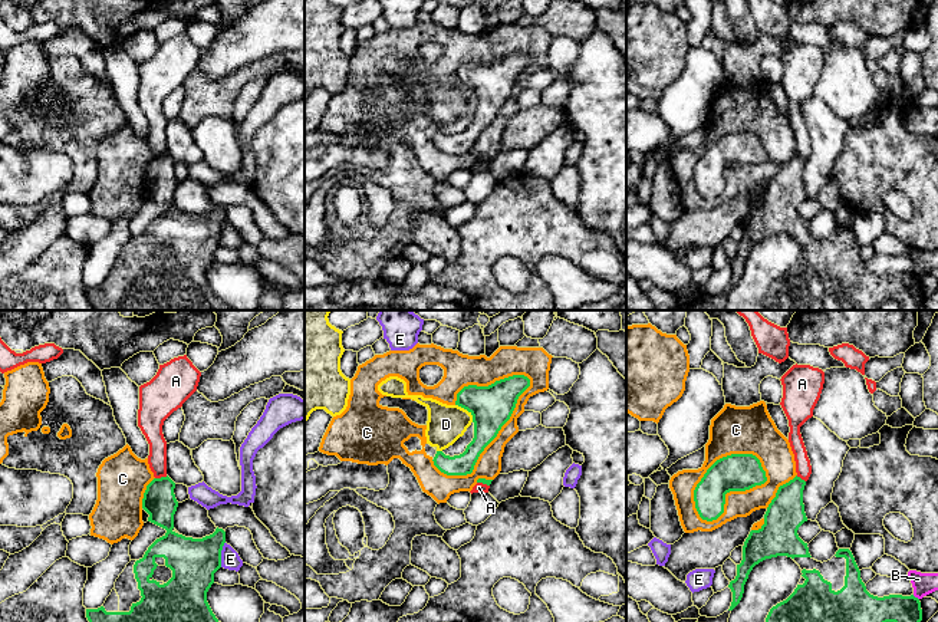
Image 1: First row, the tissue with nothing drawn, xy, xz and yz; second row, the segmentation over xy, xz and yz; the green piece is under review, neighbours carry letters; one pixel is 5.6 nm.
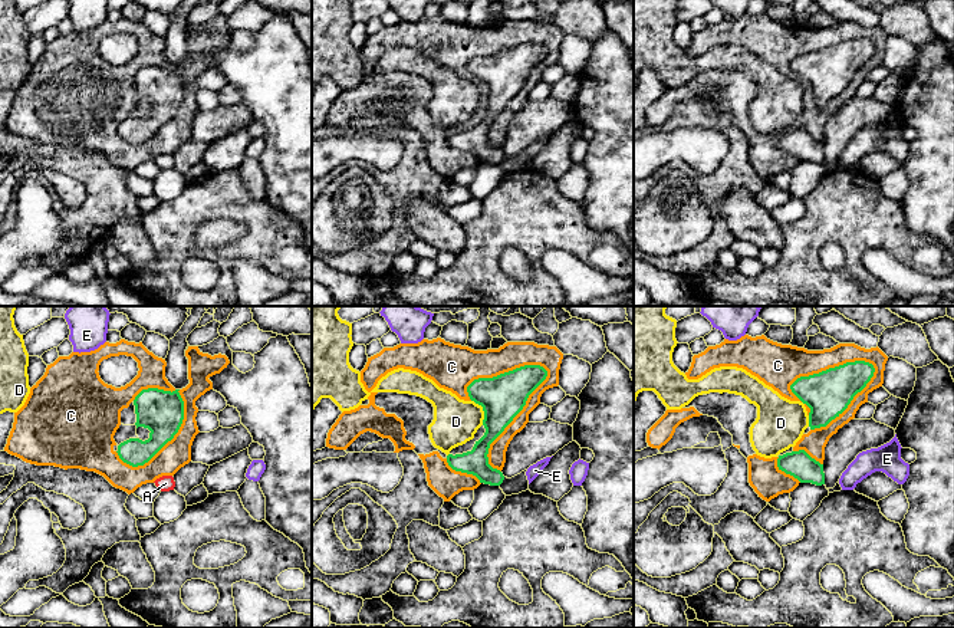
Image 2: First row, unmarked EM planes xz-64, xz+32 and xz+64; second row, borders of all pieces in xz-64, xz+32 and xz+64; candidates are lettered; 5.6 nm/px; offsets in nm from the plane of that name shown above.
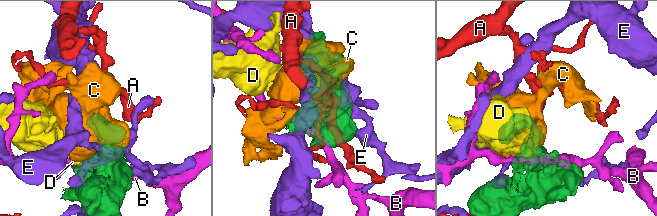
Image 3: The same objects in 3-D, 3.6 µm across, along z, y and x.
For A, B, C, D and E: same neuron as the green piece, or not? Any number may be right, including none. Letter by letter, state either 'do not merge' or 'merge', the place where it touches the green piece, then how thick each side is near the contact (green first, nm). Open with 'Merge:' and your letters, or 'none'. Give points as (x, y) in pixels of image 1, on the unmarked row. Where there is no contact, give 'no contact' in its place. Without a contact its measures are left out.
Merge: none
A: do not merge | xy (161, 155) | 180/110 nm
B: do not merge | yz (914, 275) | 180/130 nm
C: do not merge | xz (494, 115) | 240/140 nm
D: do not merge | xz (467, 88) | 240/220 nm
E: do not merge | xy (220, 233) | 260/110 nm

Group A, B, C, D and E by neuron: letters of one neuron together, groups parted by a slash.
A / B / C / D / E

